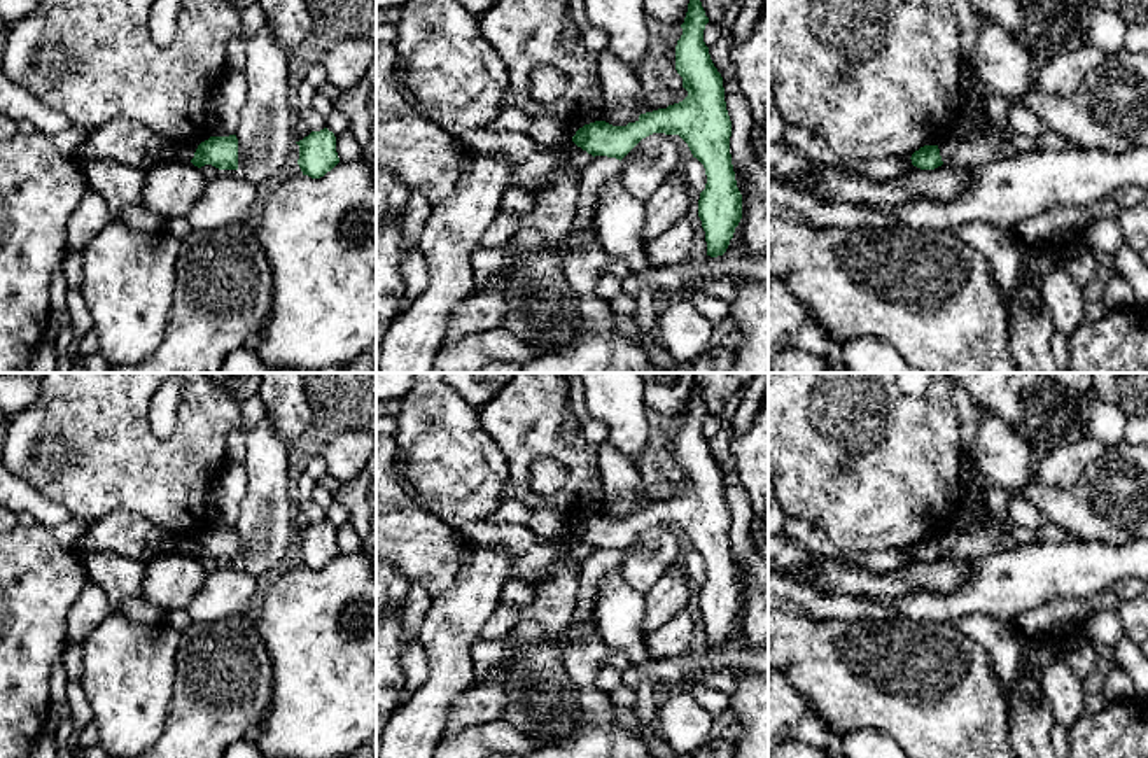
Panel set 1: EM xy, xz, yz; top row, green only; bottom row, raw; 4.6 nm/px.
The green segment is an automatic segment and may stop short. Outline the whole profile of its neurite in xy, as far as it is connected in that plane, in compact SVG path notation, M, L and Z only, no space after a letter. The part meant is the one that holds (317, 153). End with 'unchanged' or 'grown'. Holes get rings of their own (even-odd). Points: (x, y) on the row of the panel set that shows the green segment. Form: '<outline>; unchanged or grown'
M327 128L312 131L296 144L299 145L298 165L303 175L320 179L340 163L336 152L336 137Z; unchanged

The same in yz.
M924 145L910 159L920 170L934 170L943 165L938 145Z; unchanged

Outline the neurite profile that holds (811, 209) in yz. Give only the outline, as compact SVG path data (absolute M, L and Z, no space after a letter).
M777 180L768 182L768 203L784 207L788 212L796 212L817 228L892 229L898 224L896 217L884 215L870 207L822 203Z

